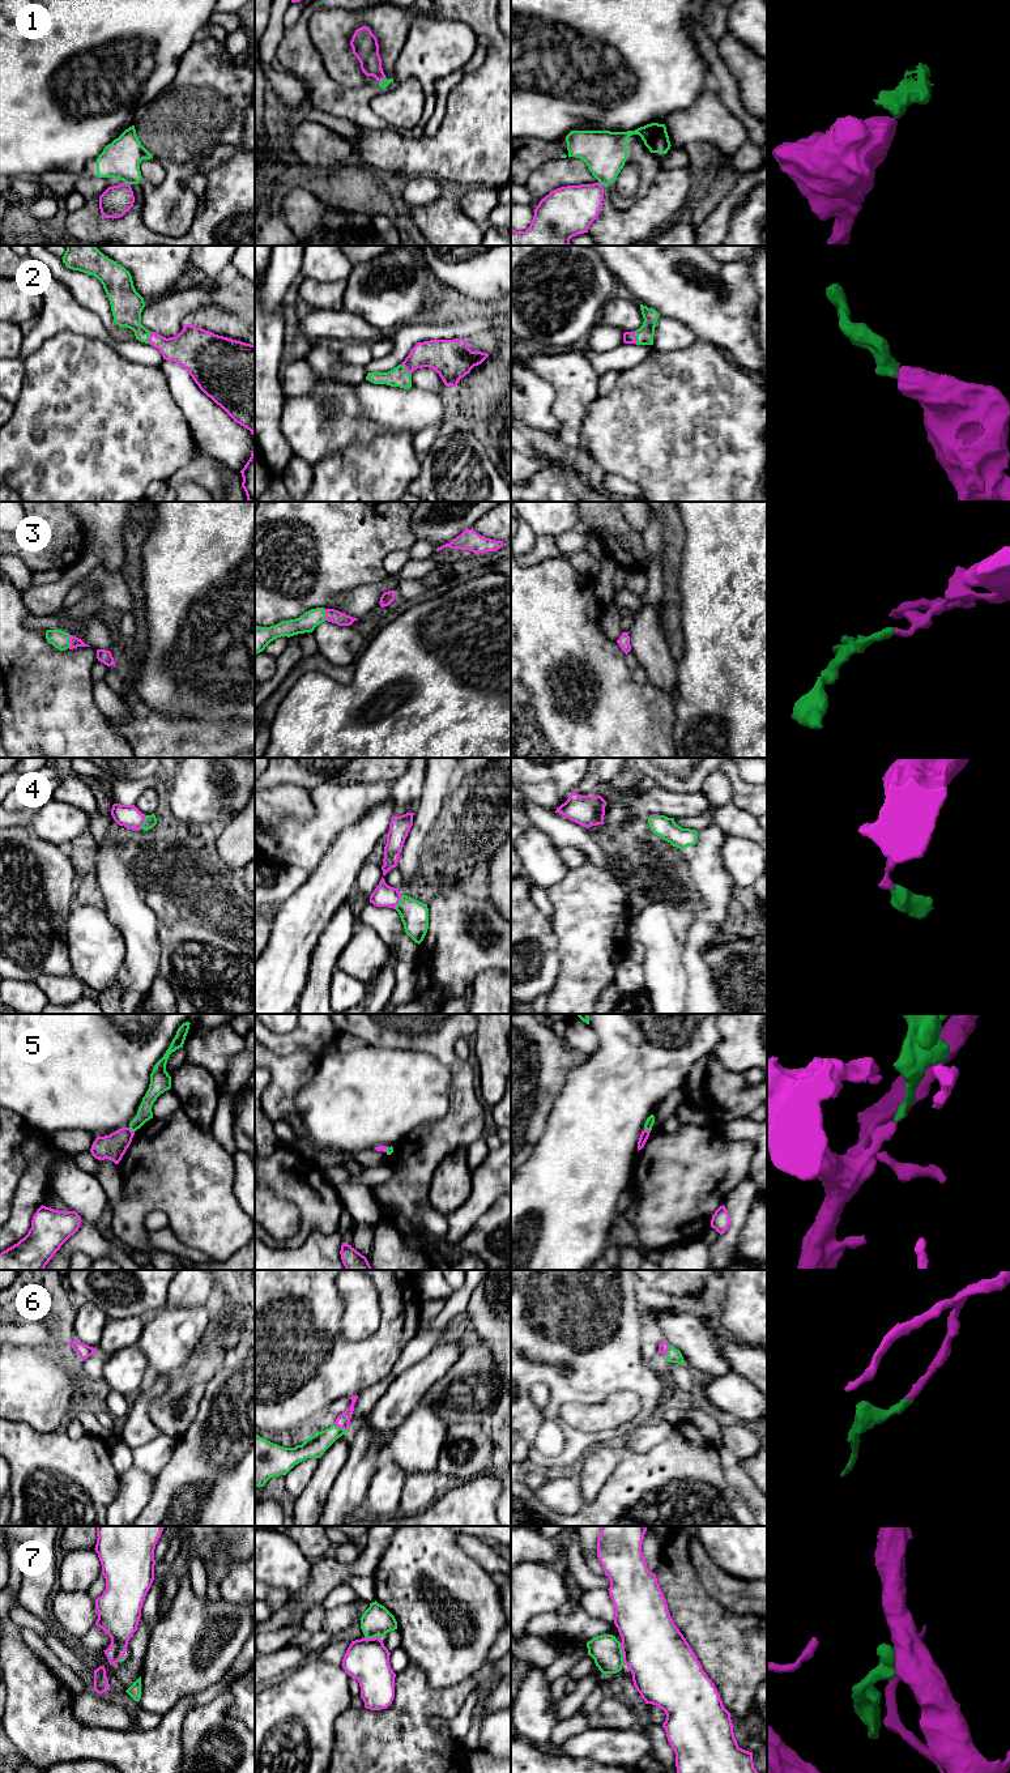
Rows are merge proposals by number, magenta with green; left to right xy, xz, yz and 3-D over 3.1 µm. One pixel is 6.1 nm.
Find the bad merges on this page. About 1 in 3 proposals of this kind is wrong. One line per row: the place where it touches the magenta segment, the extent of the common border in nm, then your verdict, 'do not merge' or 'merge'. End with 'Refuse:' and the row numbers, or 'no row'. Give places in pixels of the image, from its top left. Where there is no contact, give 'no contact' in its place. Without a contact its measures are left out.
1: xy (126, 183) | 40 nm | do not merge
2: yz (635, 337) | 80 nm | merge
3: xy (69, 642) | 80 nm | merge
4: xy (143, 821) | 100 nm | merge
5: yz (647, 1130) | 50 nm | do not merge
6: xz (341, 1427) | 100 nm | merge
7: yz (622, 1652) | 130 nm | do not merge
Refuse: 1, 5, 7

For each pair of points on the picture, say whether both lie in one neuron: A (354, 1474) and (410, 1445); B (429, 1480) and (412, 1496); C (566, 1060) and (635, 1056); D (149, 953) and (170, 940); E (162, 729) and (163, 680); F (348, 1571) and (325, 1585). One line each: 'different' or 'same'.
A: different
B: same
C: different
D: different
E: different
F: same

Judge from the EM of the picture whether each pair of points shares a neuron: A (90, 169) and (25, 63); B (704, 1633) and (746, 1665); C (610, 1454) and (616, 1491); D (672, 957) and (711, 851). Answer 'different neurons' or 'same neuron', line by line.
A: different neurons
B: same neuron
C: different neurons
D: different neurons

